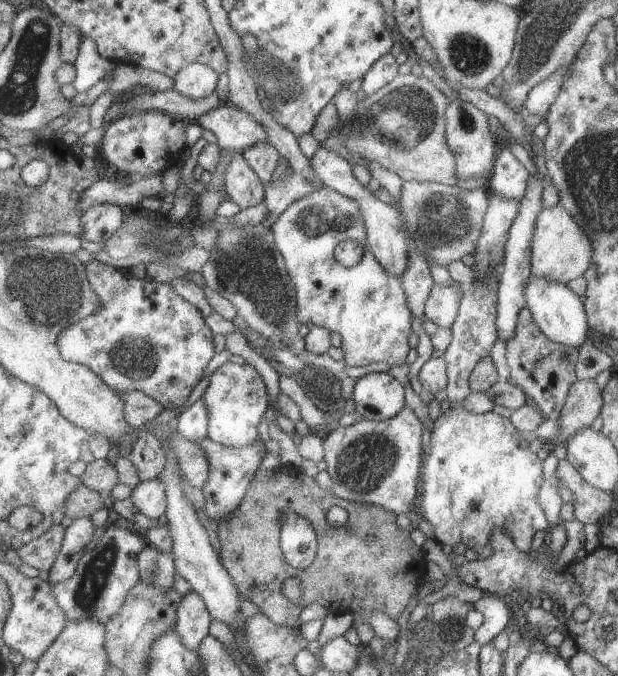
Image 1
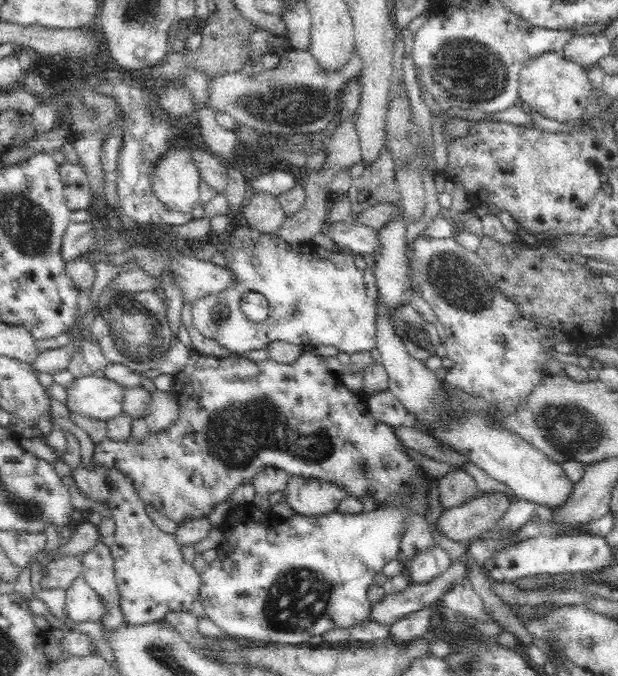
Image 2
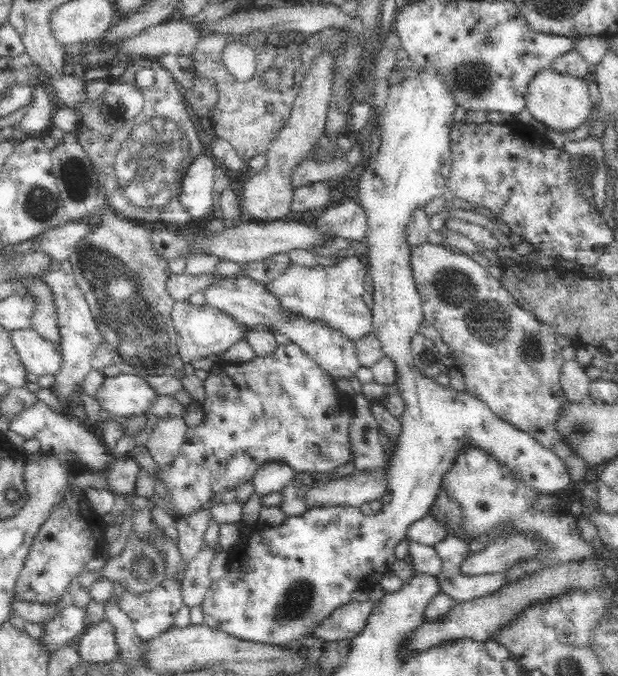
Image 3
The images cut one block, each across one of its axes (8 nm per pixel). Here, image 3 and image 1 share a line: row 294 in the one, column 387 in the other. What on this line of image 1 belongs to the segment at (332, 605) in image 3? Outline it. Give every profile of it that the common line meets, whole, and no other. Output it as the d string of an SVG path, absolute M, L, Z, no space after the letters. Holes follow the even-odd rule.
M369 373L361 377L354 390L358 415L372 421L395 418L408 406L406 387L388 373Z

